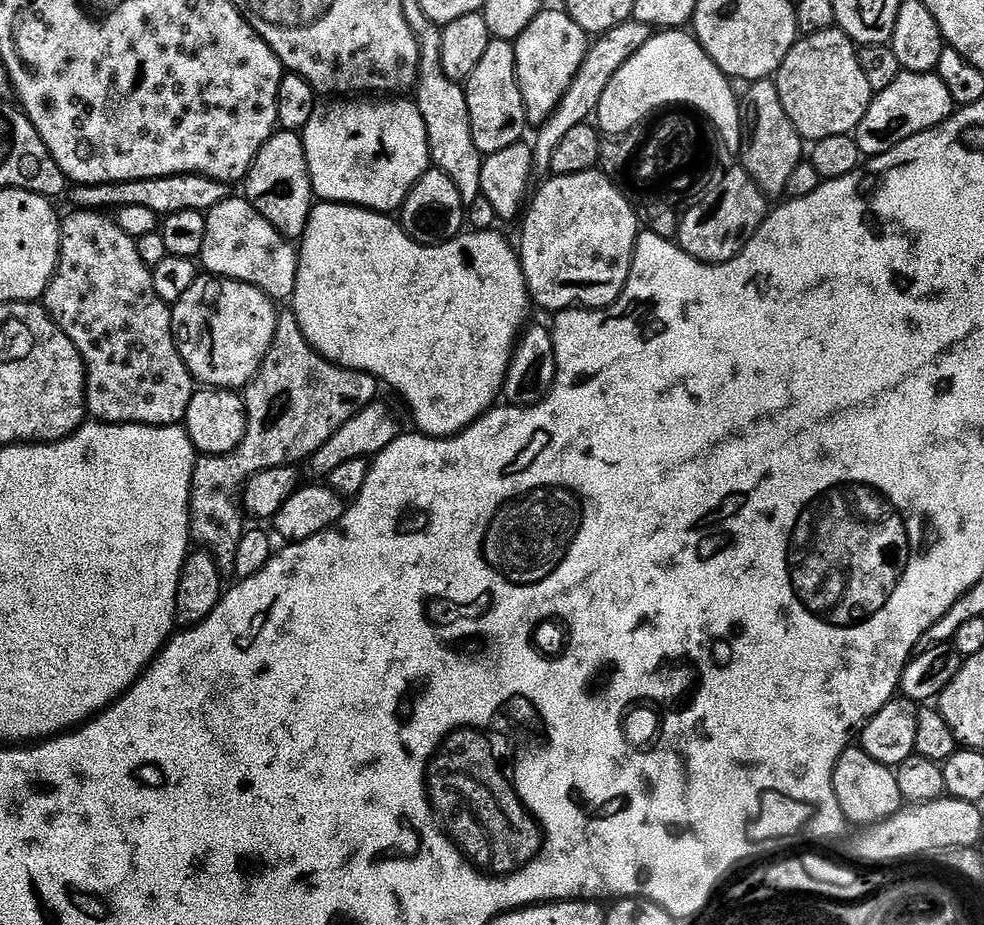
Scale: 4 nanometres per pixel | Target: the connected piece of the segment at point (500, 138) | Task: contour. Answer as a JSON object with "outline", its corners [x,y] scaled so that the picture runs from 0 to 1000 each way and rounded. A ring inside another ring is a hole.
{"outline":[[[500,42],[494,50],[494,58],[490,58],[486,71],[482,71],[482,80],[476,82],[471,96],[474,115],[478,115],[482,158],[486,158],[489,166],[506,166],[506,162],[514,162],[514,158],[522,158],[534,150],[533,142],[538,142],[539,135],[524,79],[521,44]]]}

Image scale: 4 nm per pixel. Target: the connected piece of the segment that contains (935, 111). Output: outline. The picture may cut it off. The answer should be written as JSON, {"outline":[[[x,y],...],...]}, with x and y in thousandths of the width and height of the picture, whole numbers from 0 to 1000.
{"outline":[[[916,77],[915,82],[909,84],[907,92],[887,103],[876,132],[870,137],[868,146],[874,159],[874,168],[885,171],[900,166],[909,158],[921,154],[921,149],[929,149],[929,145],[937,145],[953,137],[968,123],[970,114],[965,97],[961,97],[954,82],[942,78]]]}

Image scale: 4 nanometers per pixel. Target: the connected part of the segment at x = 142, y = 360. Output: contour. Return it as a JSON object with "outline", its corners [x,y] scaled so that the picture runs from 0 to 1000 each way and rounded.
{"outline":[[[73,227],[61,240],[61,284],[59,292],[53,297],[53,303],[49,306],[49,311],[43,321],[43,332],[48,337],[50,344],[64,357],[75,370],[75,374],[81,379],[81,385],[85,388],[85,405],[87,408],[87,441],[93,445],[99,455],[107,458],[153,458],[155,461],[179,461],[190,451],[191,440],[195,434],[197,423],[197,408],[189,396],[189,391],[184,387],[183,379],[179,377],[179,368],[175,363],[175,335],[157,314],[157,301],[154,291],[144,283],[140,275],[138,259],[132,253],[118,243],[117,237],[105,231],[100,227]]]}

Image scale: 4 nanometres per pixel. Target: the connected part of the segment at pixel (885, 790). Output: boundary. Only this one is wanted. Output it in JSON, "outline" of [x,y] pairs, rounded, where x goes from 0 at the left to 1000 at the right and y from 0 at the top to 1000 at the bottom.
{"outline":[[[863,806],[855,812],[846,844],[848,858],[856,871],[859,888],[863,892],[897,891],[917,872],[910,834],[903,827],[884,819],[884,815],[880,815],[873,806]]]}

